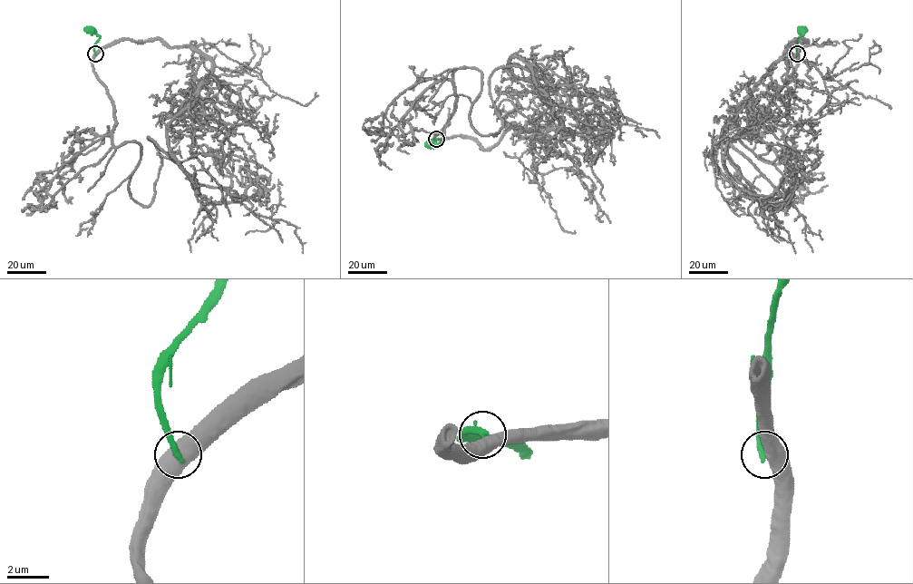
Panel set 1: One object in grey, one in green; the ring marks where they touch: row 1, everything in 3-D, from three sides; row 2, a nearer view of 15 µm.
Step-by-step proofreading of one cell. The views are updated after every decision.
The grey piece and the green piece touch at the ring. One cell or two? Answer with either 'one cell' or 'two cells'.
two cells

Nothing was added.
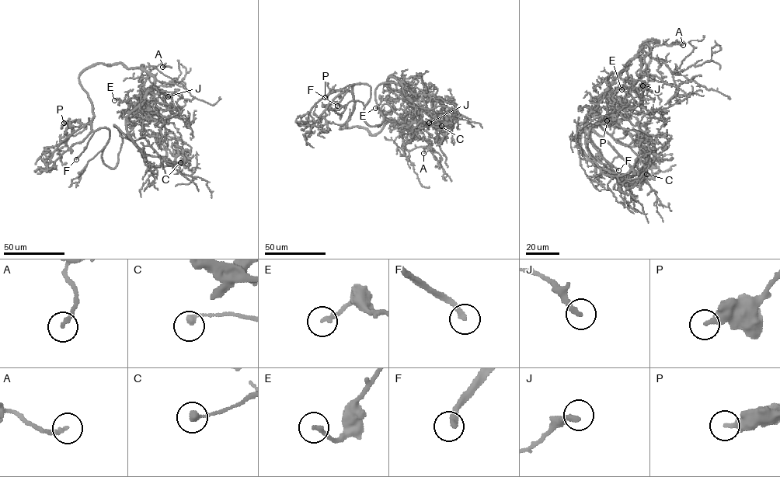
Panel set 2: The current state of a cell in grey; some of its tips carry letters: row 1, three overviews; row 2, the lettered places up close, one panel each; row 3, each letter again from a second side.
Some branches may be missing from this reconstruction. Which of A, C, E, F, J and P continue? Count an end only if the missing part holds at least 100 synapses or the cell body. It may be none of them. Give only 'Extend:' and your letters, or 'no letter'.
Extend: F

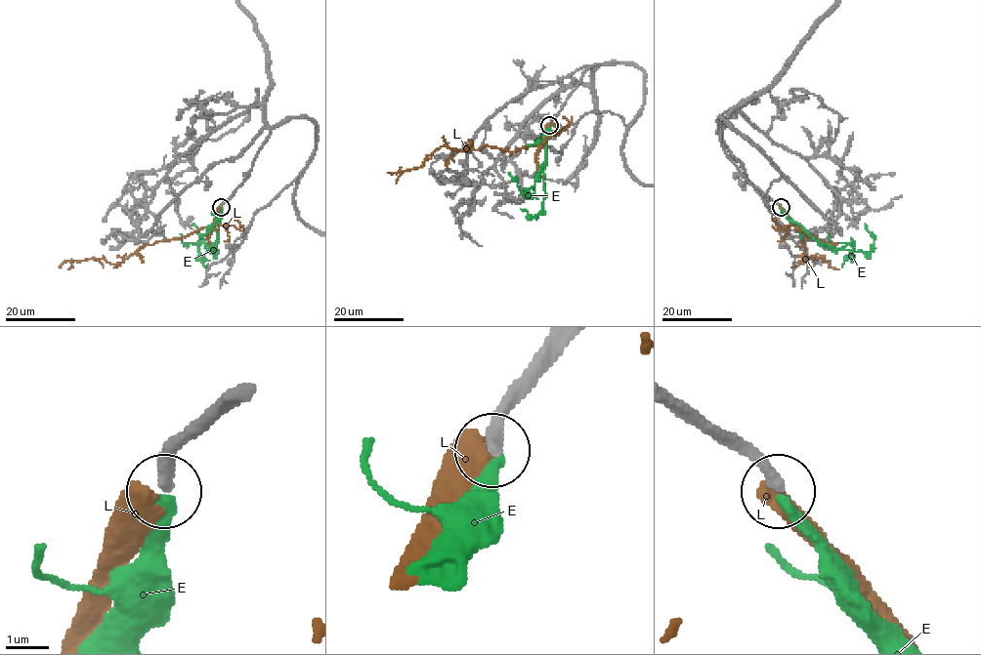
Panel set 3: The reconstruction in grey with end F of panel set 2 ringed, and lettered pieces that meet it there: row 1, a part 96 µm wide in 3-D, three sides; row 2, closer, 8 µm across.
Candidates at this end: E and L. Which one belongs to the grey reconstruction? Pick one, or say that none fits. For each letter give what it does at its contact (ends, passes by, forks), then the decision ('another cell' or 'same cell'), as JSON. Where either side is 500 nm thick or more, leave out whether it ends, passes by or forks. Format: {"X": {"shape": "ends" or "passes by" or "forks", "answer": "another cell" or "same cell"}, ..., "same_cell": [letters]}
{"E": {"shape": "ends", "answer": "same cell"}, "L": {"answer": "another cell"}, "same_cell": ["E"]}

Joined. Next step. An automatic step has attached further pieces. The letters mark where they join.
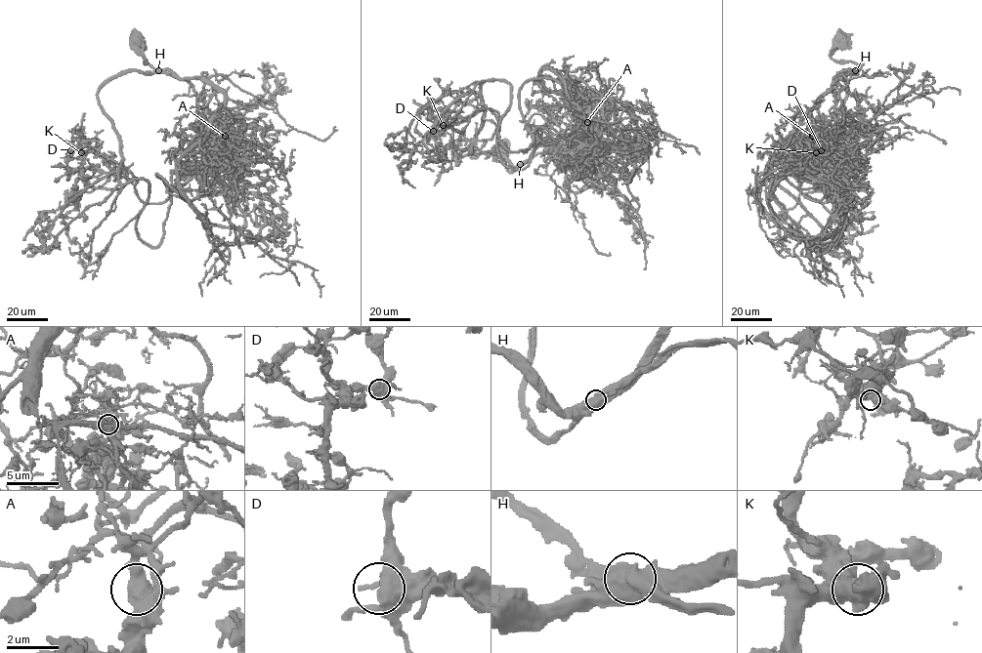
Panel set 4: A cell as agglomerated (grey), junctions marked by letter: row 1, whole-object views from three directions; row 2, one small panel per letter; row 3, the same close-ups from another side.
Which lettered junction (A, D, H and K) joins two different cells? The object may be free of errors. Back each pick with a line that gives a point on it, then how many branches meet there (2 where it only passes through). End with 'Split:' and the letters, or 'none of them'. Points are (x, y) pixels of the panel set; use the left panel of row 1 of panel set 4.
H: (158, 70) | 2
Split: H

